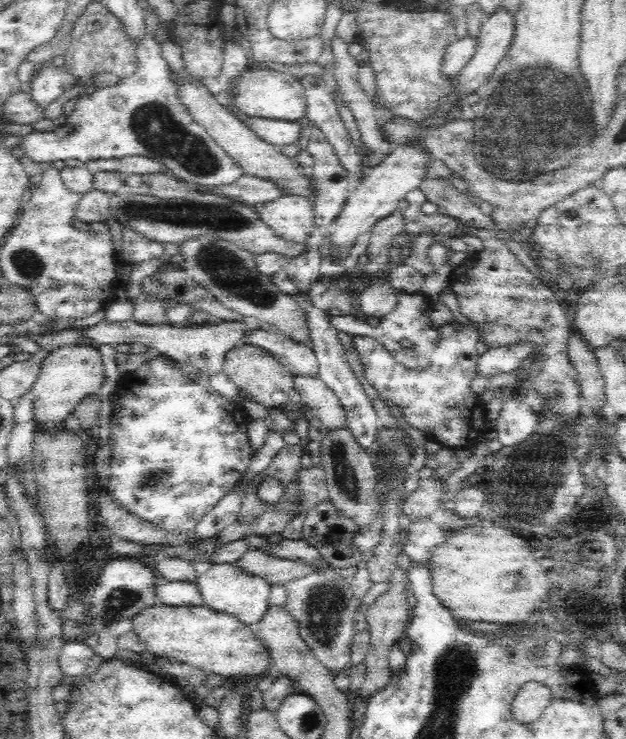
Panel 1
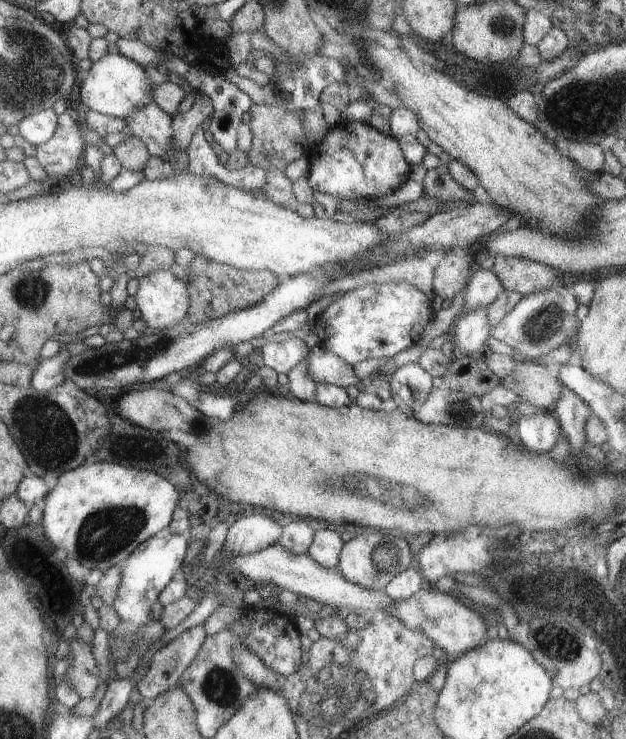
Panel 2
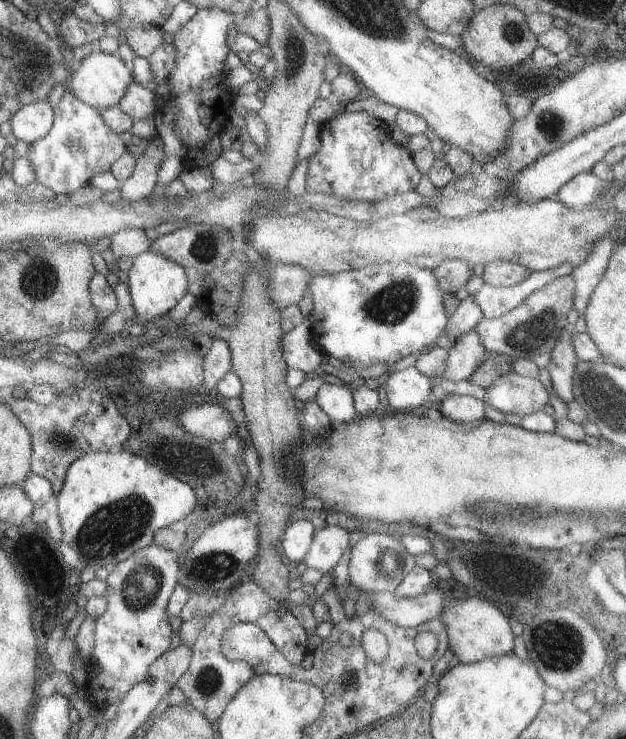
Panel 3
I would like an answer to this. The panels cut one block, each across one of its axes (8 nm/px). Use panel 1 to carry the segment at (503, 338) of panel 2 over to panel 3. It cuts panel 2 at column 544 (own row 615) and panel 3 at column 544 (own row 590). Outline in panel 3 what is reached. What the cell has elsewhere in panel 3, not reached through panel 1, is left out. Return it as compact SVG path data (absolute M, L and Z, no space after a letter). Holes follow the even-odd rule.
M564 275L536 289L510 312L494 318L483 316L474 330L480 335L480 342L488 354L500 353L513 359L533 359L538 354L550 352L557 337L566 328L571 328L566 317L573 308L574 289L573 277Z

